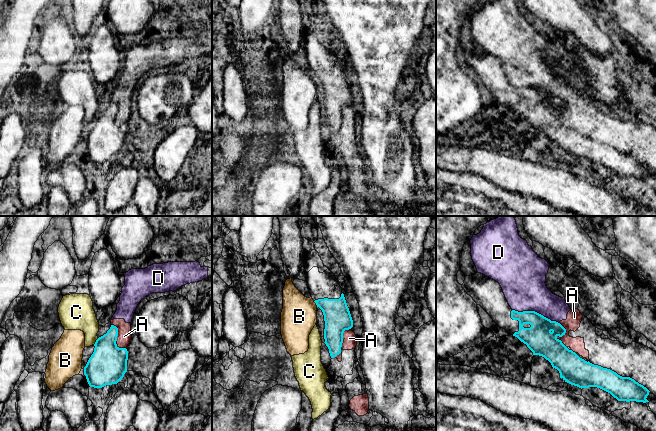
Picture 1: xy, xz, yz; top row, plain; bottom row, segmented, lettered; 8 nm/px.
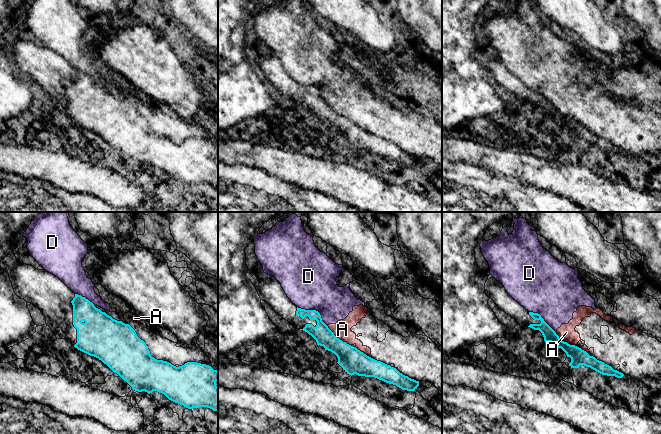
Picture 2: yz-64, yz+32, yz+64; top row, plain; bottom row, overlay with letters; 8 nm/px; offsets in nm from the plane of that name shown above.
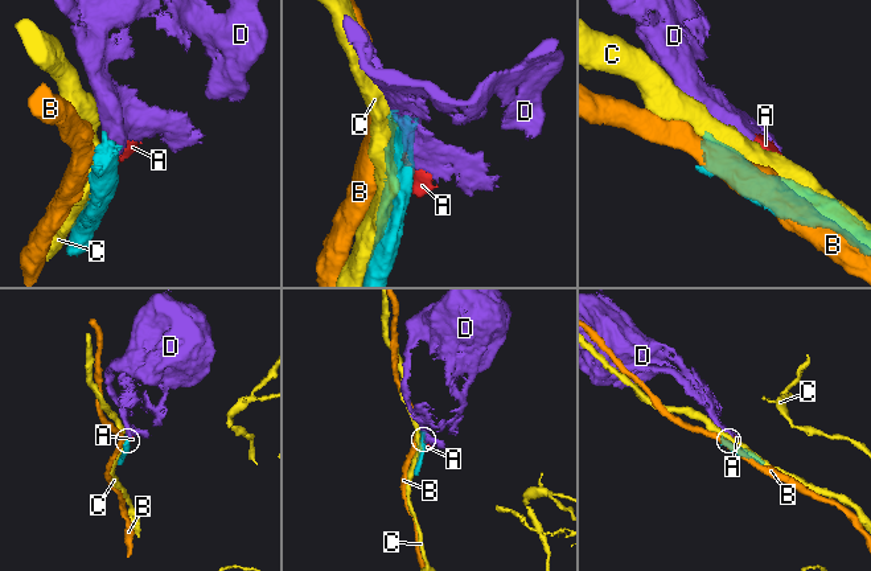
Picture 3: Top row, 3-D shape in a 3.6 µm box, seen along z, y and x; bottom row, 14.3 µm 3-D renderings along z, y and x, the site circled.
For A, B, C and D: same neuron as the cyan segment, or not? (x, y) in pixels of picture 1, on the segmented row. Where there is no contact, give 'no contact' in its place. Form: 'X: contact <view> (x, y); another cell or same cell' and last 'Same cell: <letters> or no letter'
A: contact yz (561, 336); another cell
B: contact xz (316, 304); another cell
C: contact xy (96, 341); another cell
D: contact yz (536, 312); another cell
Same cell: no letter

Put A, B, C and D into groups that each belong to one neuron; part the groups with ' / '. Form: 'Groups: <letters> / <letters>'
Groups: A D / B / C

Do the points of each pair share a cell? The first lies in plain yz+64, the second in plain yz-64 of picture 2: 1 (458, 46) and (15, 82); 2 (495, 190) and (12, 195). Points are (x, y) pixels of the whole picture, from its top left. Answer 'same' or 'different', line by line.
1: same
2: same

